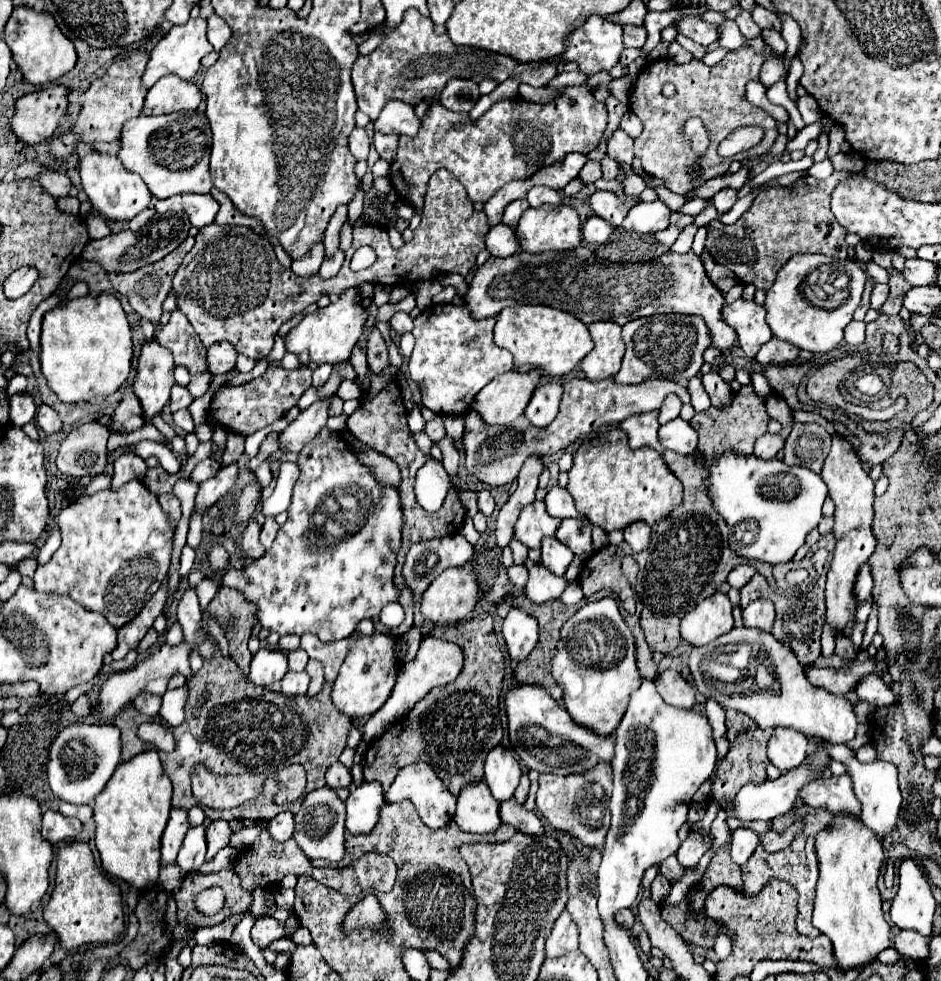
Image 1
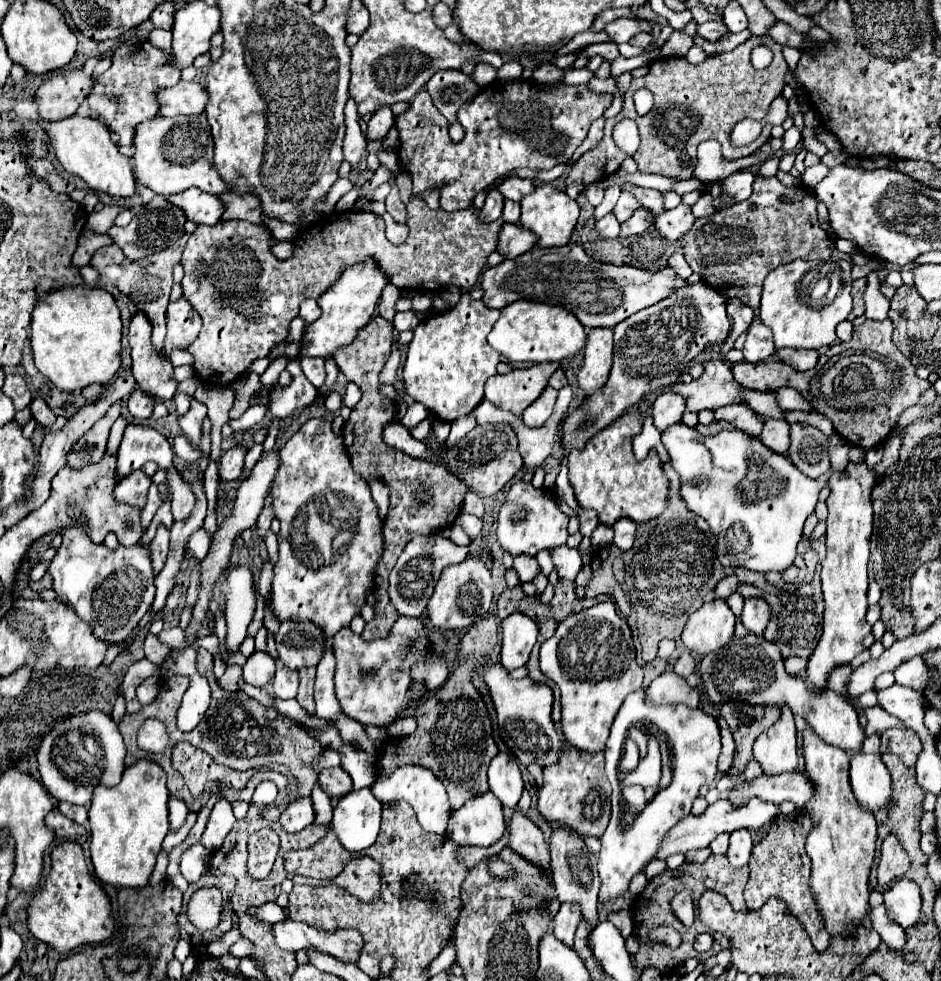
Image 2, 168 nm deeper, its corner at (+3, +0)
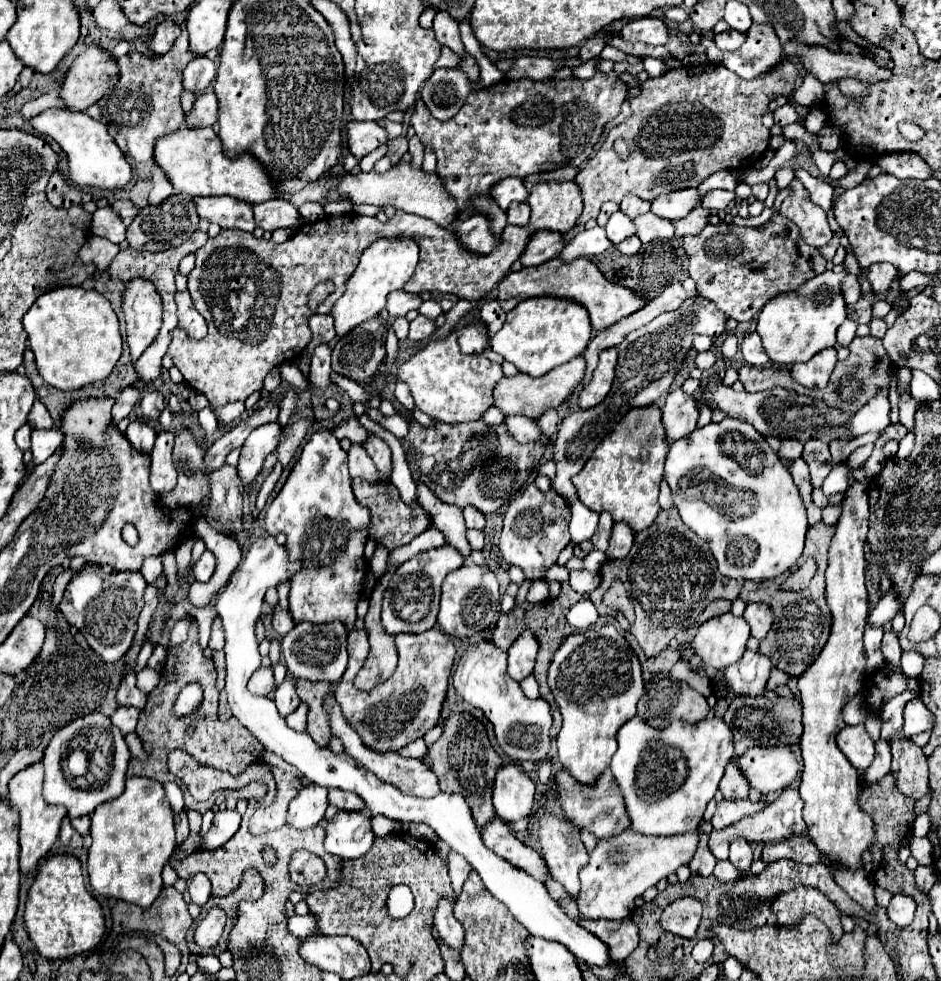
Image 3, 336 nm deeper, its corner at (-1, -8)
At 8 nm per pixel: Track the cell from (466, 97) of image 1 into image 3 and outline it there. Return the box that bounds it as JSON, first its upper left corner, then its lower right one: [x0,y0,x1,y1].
[421,69,471,119]

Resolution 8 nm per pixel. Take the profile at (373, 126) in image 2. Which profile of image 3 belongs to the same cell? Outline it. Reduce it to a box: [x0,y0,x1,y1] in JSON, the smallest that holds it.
[347,121,387,159]

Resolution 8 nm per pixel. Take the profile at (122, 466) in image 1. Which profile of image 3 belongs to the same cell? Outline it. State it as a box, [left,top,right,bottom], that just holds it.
[125,419,157,453]

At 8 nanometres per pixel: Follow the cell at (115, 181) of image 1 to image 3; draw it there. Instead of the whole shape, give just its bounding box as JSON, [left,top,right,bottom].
[29,107,131,189]

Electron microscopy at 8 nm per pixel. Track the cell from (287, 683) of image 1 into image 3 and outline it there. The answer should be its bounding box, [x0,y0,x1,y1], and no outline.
[275,679,299,717]

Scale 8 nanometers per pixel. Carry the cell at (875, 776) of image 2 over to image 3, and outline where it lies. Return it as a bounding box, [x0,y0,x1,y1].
[861,739,891,787]

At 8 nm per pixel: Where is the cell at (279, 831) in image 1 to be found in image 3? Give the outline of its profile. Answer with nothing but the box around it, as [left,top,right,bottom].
[287,785,327,829]

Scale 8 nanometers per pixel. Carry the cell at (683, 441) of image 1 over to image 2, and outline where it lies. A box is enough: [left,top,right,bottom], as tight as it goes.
[663,423,825,571]

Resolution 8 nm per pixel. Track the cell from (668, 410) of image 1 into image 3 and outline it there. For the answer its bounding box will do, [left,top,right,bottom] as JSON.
[663,389,699,443]

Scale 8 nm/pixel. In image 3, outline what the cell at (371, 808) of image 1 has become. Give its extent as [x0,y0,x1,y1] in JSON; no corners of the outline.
[325,811,373,859]

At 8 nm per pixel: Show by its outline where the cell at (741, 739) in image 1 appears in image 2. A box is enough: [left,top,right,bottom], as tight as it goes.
[721,701,781,777]

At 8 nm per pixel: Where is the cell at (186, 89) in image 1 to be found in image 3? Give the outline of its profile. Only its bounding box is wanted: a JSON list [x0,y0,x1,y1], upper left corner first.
[187,89,219,127]

